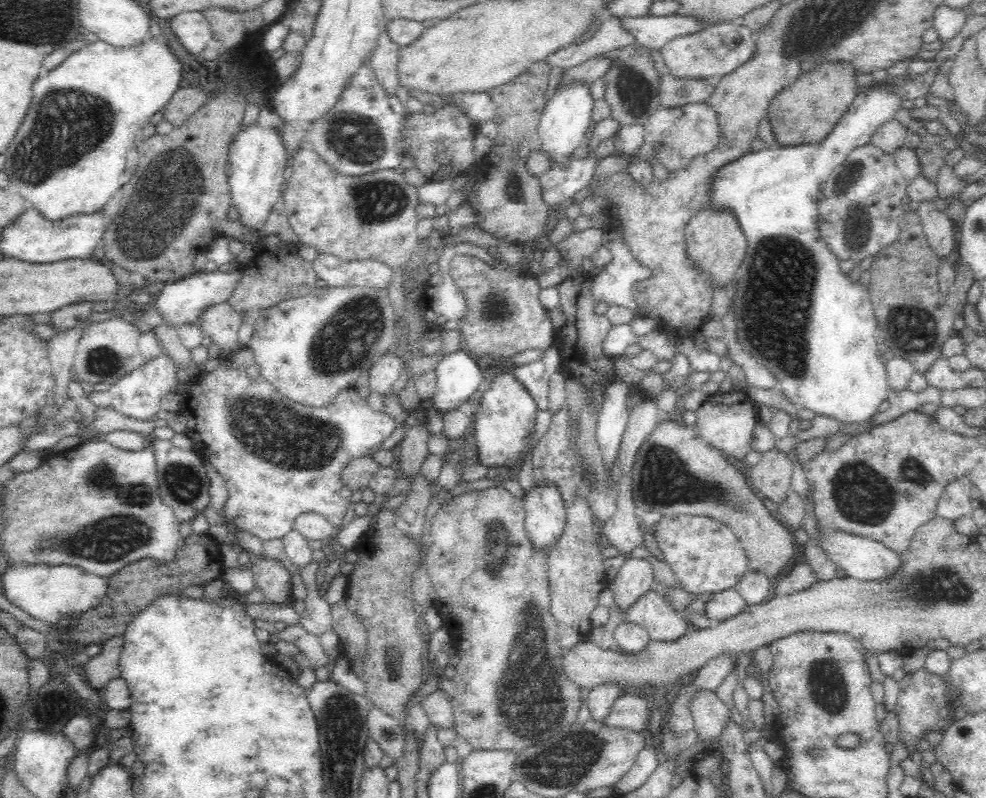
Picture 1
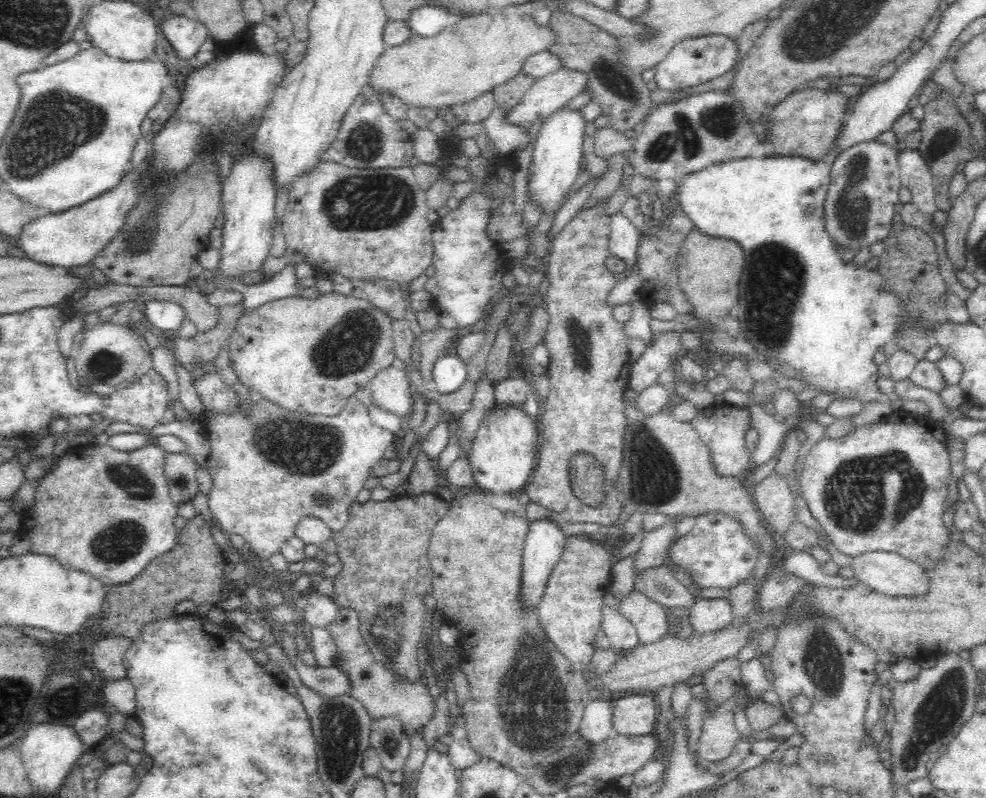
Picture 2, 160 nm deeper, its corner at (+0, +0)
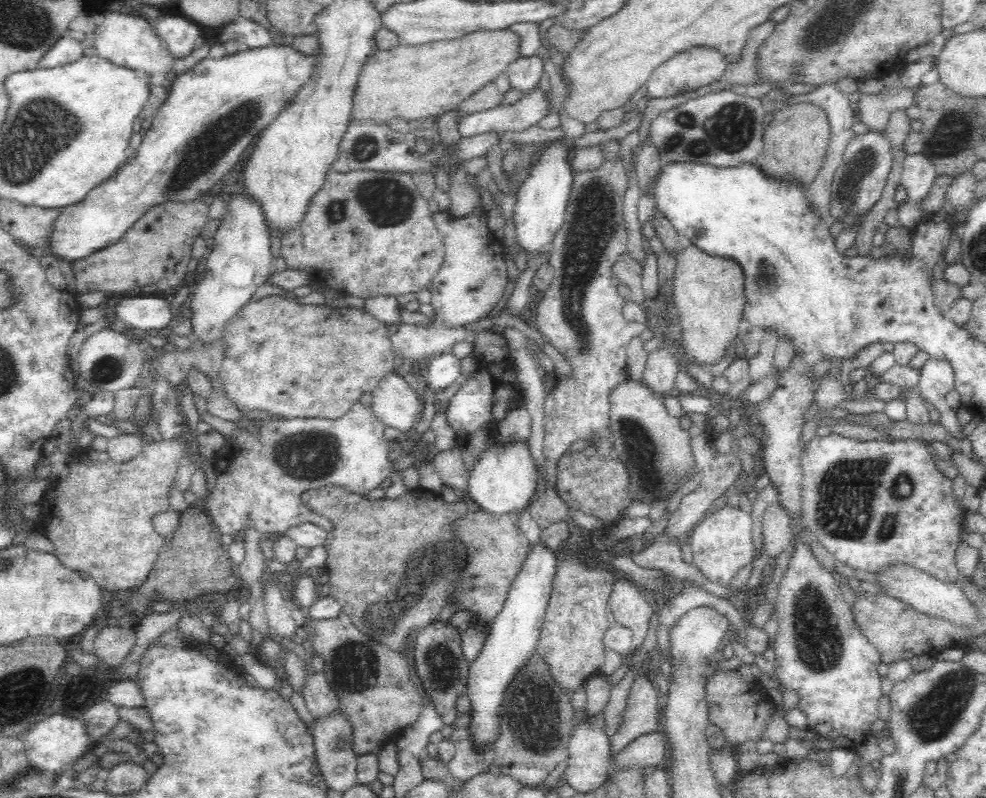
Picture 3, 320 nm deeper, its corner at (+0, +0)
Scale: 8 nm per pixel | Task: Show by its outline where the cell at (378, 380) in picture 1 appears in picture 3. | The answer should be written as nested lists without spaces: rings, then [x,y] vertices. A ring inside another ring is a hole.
[[[387,372],[370,393],[371,409],[385,426],[406,432],[422,414],[422,399],[398,372]]]

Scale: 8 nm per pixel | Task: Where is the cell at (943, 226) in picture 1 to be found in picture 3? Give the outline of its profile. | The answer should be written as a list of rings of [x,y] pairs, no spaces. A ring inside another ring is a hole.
[[[923,153],[907,154],[899,184],[907,190],[907,200],[922,202],[928,196],[936,177],[936,167]]]

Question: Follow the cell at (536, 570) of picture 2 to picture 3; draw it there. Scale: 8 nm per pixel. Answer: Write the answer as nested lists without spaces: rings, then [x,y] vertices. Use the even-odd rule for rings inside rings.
[[[538,540],[522,562],[522,568],[507,594],[504,606],[491,623],[487,640],[478,658],[469,666],[466,692],[472,707],[470,729],[474,741],[481,749],[497,735],[497,711],[506,683],[517,672],[523,662],[536,651],[542,619],[545,615],[548,599],[554,583],[557,567],[561,559],[561,550],[554,552],[542,540]]]

